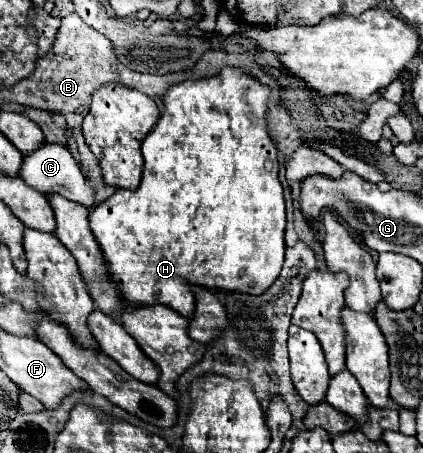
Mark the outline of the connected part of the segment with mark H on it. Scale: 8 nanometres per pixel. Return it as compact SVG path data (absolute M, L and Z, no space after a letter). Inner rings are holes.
M223 68L219 74L211 78L199 78L199 80L185 80L179 82L163 94L163 110L155 124L155 128L149 132L149 136L141 144L141 152L145 158L143 178L137 190L117 190L111 198L107 198L103 204L95 206L89 214L91 232L95 234L103 256L107 258L109 272L119 288L123 292L123 300L127 304L165 304L179 312L185 318L193 316L193 292L187 288L189 284L199 284L207 288L219 288L219 290L239 290L247 294L261 294L267 290L275 278L281 272L283 258L285 258L285 198L283 188L279 182L279 160L277 160L277 144L271 140L269 128L267 128L267 100L271 96L271 88L261 84L253 74L245 72L243 68Z

